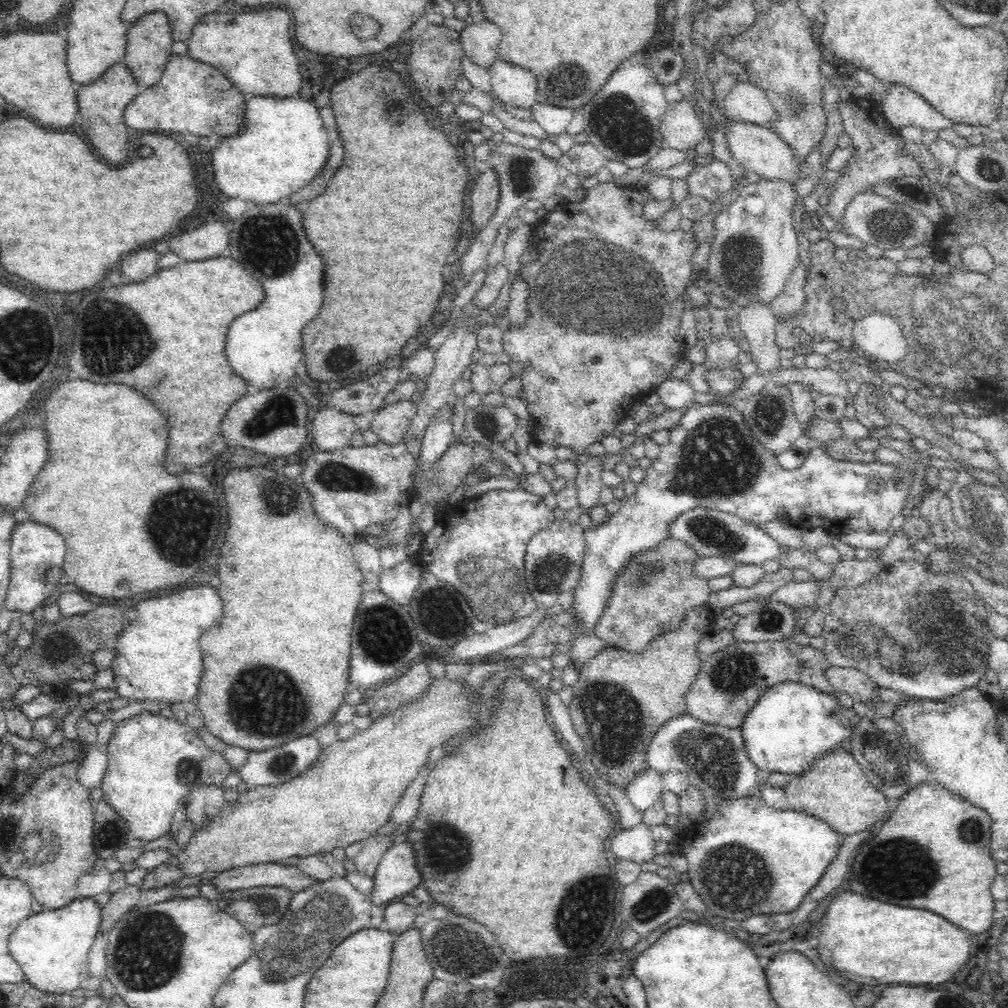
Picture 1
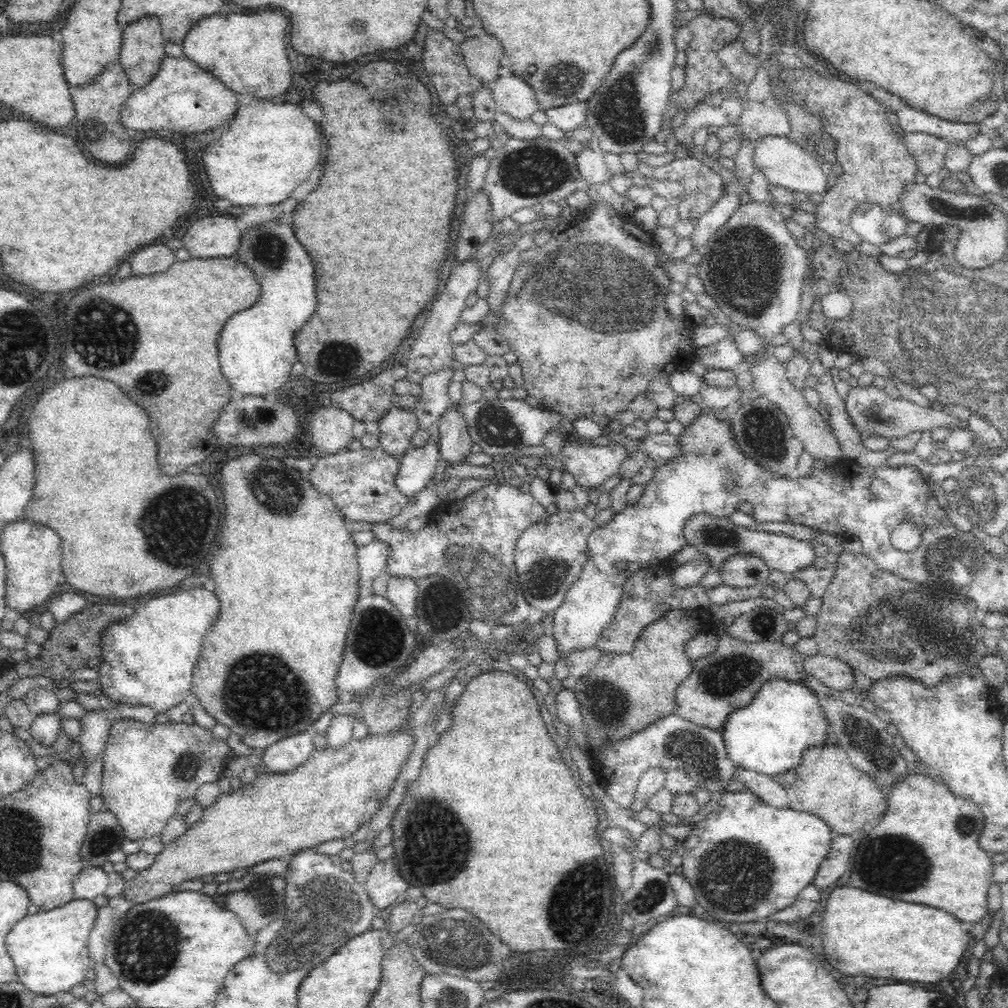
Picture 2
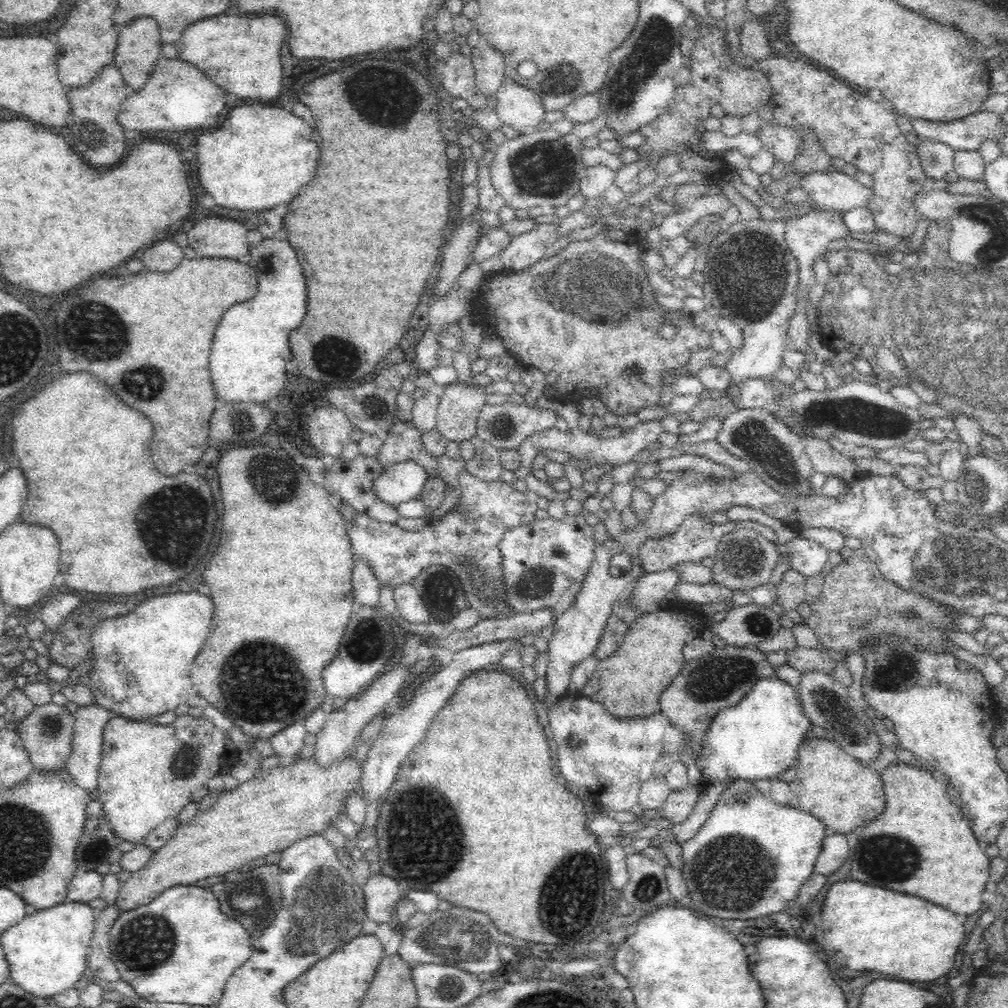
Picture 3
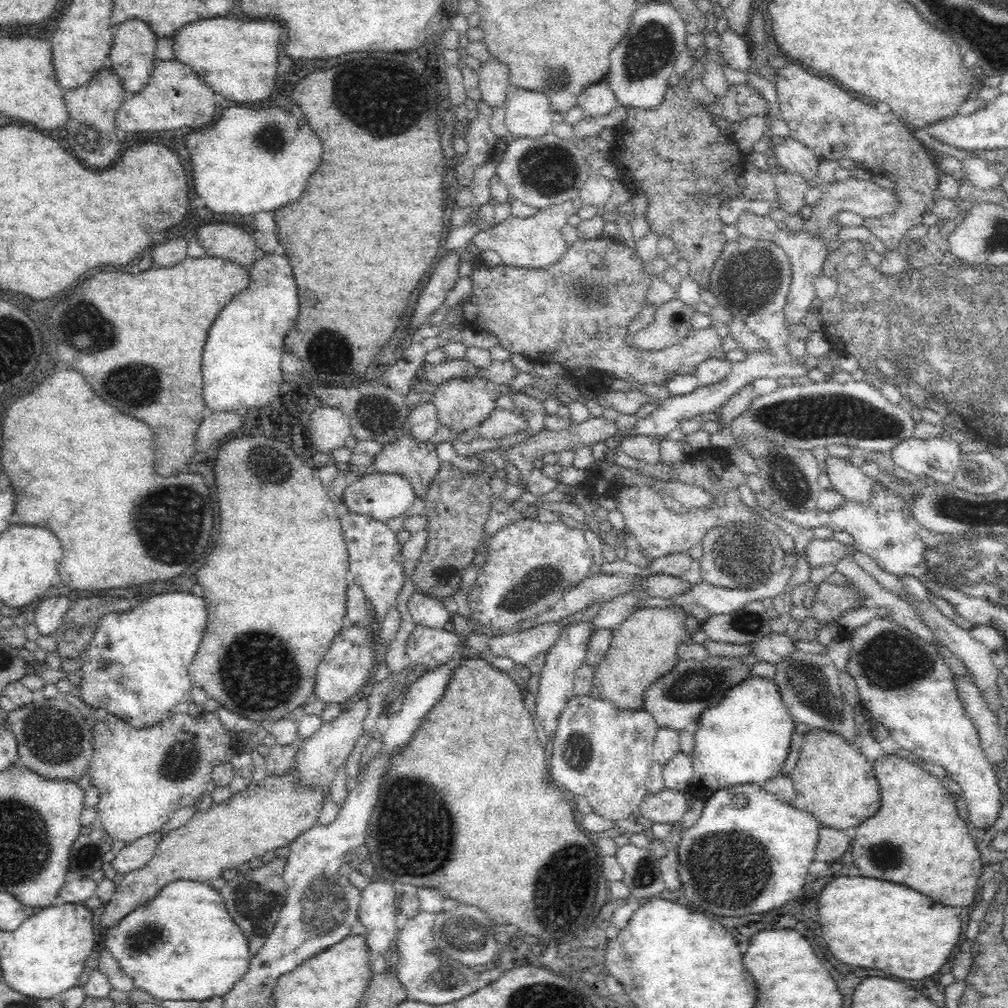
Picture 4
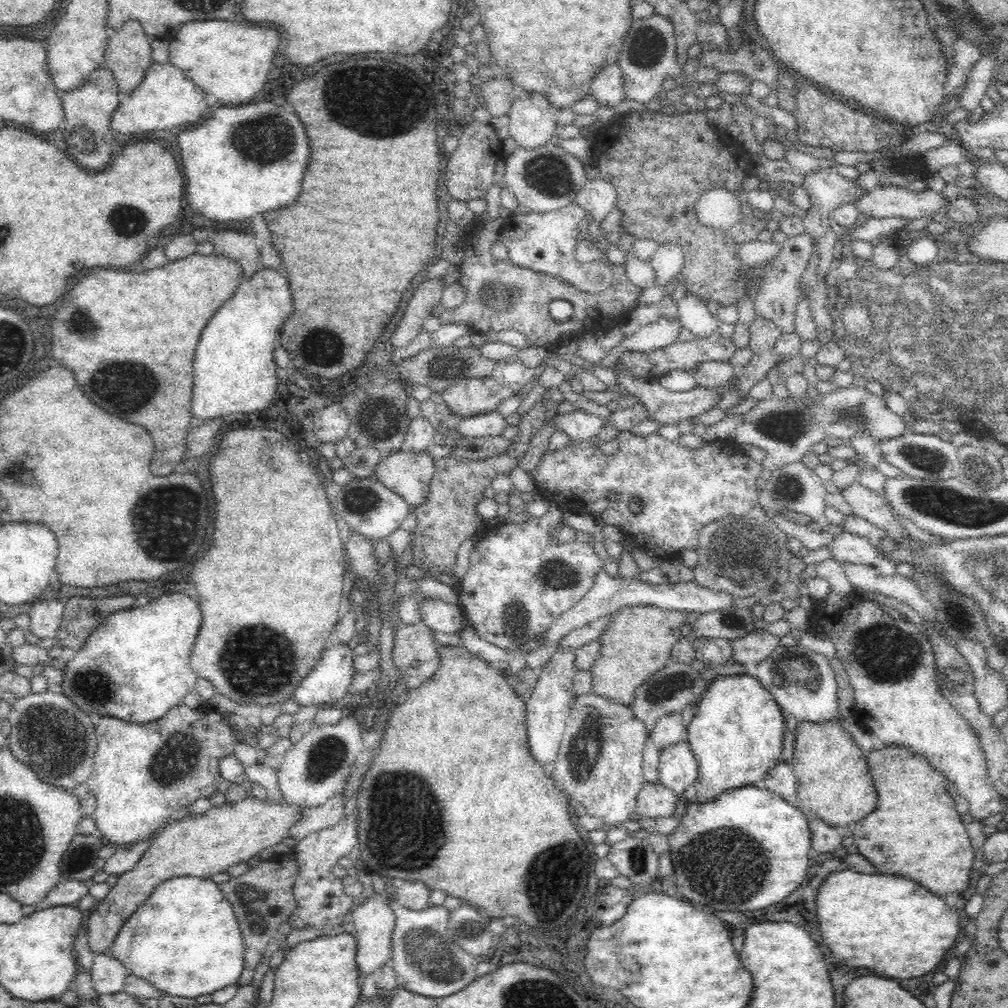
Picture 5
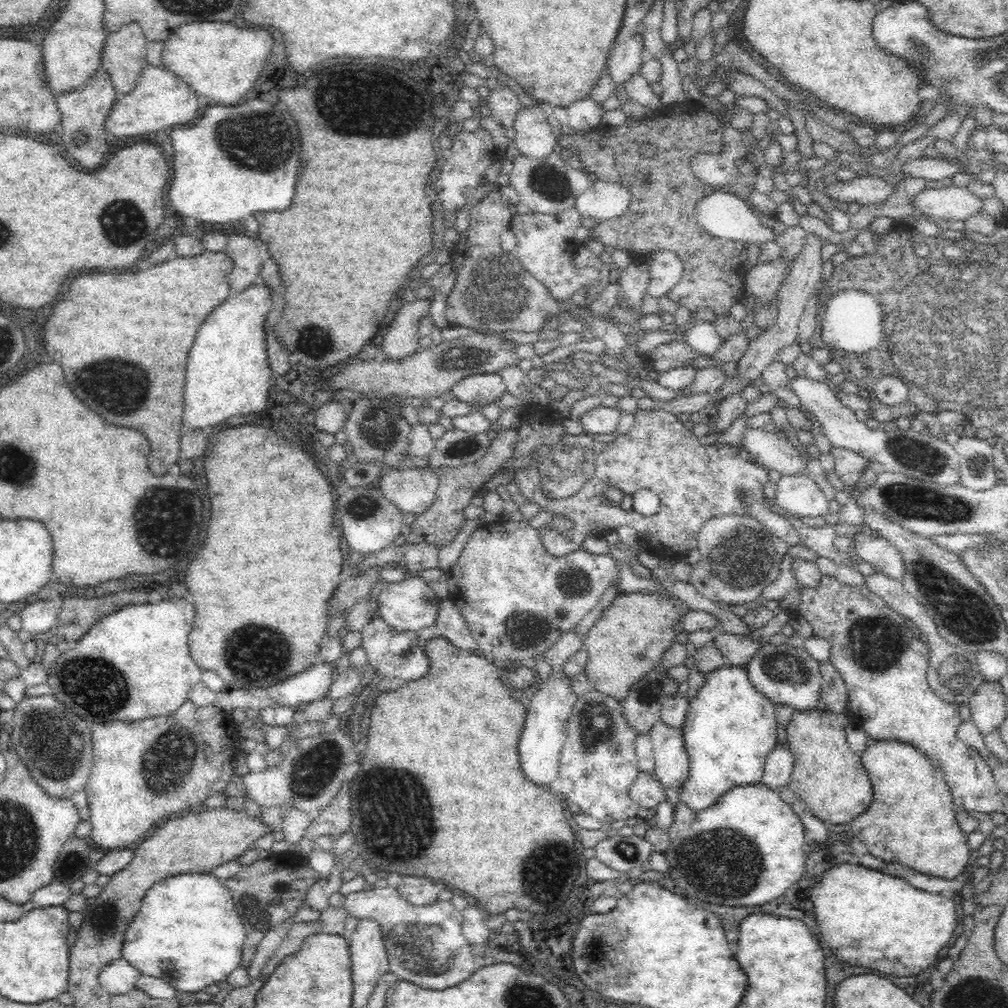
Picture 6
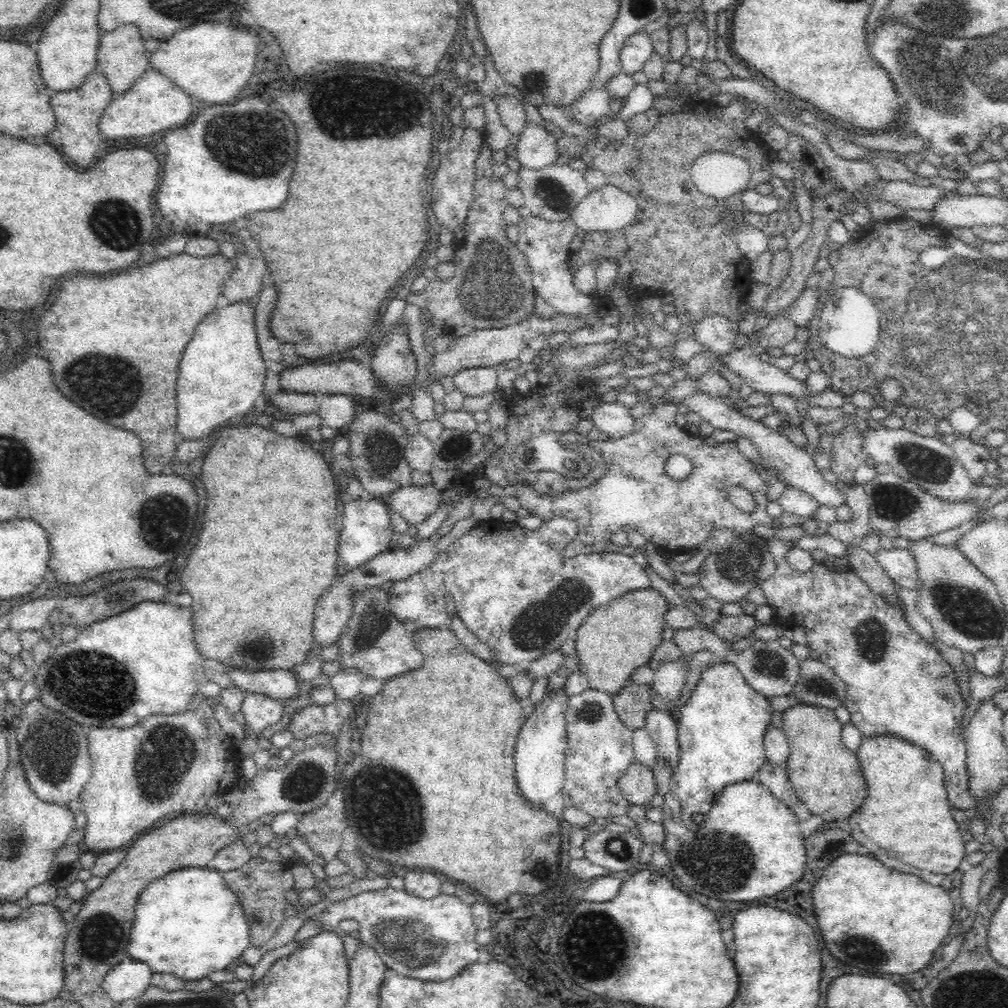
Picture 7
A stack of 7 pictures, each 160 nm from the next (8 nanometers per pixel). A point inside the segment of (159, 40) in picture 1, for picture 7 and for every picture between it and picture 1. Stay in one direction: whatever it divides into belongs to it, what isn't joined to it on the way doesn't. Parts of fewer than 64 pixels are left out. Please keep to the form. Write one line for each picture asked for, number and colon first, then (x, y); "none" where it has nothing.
2: (142, 50)
3: (138, 45)
4: (132, 55)
5: (128, 54)
6: (124, 56)
7: (122, 57)

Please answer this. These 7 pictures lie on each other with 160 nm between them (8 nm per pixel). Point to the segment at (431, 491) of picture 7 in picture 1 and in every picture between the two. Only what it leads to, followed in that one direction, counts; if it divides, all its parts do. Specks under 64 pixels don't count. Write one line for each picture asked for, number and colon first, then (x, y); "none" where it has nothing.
1: (390, 423)
2: (397, 427)
3: (403, 442)
4: (417, 462)
5: (408, 474)
6: (413, 490)

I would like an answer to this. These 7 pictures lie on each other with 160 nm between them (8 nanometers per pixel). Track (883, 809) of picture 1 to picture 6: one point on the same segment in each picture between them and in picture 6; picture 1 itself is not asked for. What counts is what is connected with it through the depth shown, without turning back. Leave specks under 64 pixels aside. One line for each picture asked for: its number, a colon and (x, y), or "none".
2: (827, 784)
3: (843, 793)
4: (833, 780)
5: (833, 782)
6: (826, 774)

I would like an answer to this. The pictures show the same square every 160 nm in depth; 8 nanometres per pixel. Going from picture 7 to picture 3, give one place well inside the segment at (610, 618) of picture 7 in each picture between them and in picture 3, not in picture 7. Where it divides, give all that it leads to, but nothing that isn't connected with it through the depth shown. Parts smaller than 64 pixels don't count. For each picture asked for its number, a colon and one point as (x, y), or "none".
3: (628, 683)
4: (642, 648)
5: (637, 643)
6: (626, 642)

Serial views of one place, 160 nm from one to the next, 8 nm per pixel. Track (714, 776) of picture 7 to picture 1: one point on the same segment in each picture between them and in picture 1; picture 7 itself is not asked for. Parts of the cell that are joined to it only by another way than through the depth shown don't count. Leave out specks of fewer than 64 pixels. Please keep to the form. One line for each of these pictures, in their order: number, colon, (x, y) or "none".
1: (791, 725)
2: (769, 735)
3: (759, 737)
4: (744, 739)
5: (735, 734)
6: (729, 728)

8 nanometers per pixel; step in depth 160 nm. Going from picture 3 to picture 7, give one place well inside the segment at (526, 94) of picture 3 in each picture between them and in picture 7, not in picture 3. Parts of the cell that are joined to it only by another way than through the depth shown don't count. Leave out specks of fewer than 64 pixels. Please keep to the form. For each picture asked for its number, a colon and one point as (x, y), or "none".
4: (528, 113)
5: (532, 122)
6: (535, 139)
7: (537, 148)

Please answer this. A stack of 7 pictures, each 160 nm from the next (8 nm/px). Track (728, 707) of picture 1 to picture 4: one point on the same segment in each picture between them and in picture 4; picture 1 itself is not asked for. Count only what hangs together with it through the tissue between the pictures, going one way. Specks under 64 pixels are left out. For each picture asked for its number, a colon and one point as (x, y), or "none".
2: (727, 679)
3: (719, 679)
4: (677, 697)

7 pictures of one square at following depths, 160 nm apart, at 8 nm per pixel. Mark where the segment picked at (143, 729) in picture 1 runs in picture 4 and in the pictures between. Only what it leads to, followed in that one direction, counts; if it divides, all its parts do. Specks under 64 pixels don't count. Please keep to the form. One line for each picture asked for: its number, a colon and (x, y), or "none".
2: (147, 770)
3: (149, 771)
4: (143, 775)

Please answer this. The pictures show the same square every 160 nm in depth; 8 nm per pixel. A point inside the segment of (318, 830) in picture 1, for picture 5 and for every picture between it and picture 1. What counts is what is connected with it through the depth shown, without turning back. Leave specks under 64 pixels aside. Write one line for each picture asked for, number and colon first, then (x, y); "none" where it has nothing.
2: (334, 792)
3: (267, 813)
4: (267, 815)
5: (200, 846)

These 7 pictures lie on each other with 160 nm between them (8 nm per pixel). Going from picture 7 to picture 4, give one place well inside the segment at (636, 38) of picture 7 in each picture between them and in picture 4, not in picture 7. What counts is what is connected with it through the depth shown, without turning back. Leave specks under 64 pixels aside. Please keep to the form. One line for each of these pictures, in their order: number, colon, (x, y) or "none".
4: (598, 99)
5: (608, 87)
6: (626, 57)

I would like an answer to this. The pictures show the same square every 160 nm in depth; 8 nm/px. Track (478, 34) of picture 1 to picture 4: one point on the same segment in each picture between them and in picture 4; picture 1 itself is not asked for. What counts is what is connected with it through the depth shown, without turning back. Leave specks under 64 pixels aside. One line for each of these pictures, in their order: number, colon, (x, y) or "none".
2: (483, 54)
3: (489, 64)
4: (494, 83)

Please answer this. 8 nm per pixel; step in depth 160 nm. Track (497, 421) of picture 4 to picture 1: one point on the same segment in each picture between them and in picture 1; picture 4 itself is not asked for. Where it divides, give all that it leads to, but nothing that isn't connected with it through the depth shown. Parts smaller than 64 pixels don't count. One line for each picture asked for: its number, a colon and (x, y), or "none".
1: (589, 469)
2: (591, 464)
3: (632, 440)

